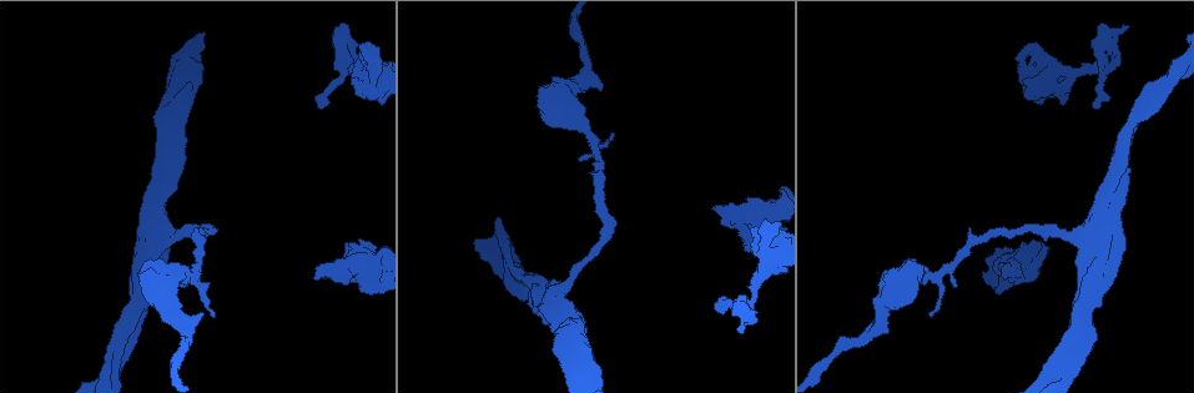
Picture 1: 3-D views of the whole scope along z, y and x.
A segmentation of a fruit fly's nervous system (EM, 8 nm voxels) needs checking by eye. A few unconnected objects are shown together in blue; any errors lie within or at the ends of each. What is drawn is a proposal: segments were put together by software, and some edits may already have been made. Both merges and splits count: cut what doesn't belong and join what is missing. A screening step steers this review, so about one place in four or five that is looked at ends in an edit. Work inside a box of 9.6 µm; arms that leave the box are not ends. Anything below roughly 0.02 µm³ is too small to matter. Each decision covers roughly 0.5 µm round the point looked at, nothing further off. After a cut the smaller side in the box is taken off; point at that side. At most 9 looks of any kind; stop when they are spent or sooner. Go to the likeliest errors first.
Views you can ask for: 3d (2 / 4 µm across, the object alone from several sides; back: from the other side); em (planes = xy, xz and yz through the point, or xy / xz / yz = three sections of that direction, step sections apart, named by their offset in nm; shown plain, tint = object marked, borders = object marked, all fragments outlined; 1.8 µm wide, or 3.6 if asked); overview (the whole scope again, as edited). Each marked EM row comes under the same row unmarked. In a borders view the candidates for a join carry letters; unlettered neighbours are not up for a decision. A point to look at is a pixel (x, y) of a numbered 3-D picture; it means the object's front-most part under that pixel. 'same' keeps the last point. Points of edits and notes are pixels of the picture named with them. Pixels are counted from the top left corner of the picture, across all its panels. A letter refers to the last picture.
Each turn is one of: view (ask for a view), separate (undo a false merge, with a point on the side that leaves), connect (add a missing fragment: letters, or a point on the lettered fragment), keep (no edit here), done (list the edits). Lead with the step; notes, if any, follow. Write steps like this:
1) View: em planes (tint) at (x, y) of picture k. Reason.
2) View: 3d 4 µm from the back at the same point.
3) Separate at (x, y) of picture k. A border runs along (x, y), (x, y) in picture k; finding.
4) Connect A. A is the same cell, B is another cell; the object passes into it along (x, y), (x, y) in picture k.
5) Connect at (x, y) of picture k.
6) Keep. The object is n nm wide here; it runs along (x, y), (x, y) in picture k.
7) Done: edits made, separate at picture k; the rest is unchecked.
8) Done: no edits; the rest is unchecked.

View: em xy step 8 (borders) at (1004, 280) of picture 1. Branch stops here.

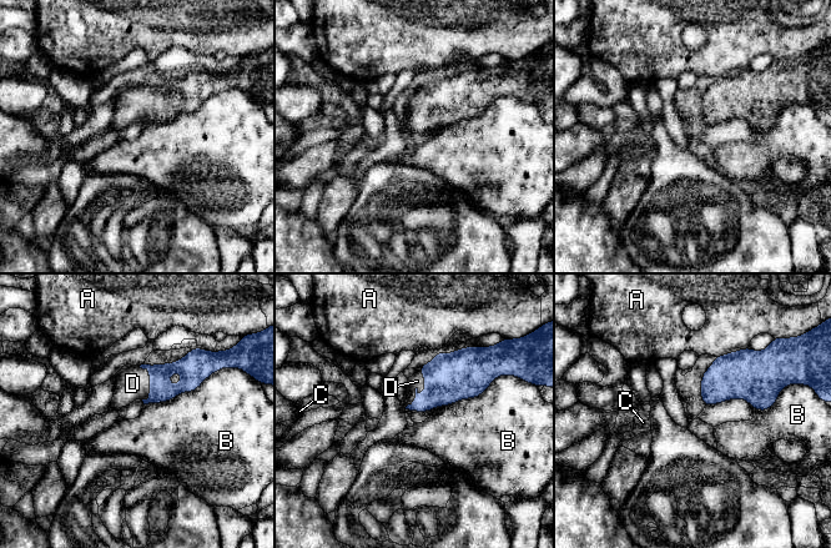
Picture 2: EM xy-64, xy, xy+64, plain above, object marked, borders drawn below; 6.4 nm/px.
View: em planes (borders) at the same point.

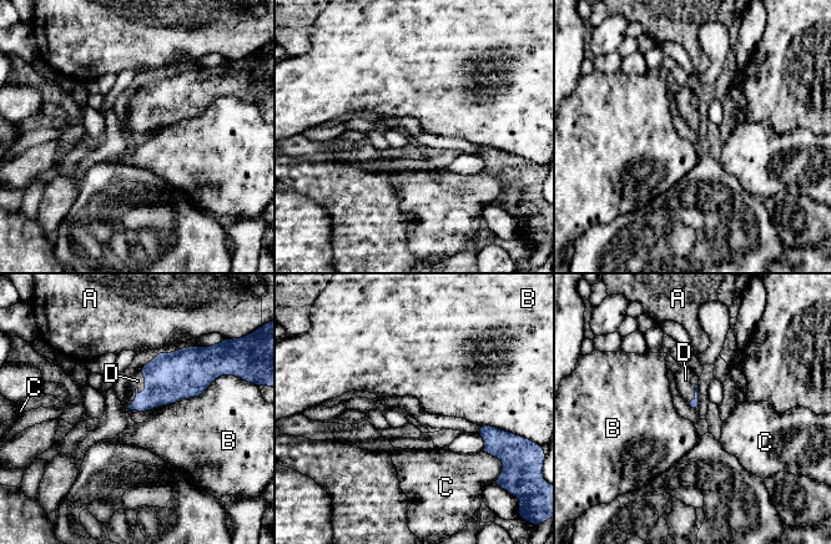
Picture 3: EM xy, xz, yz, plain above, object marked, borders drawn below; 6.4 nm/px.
Connect D. The longest contact is with B, 360 nm; D is the same cell, A, B and C are other cells; it goes on there.

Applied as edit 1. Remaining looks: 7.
View: em 3.6 µm planes (tint) at (550, 301) of picture 1. Sudden change in width.

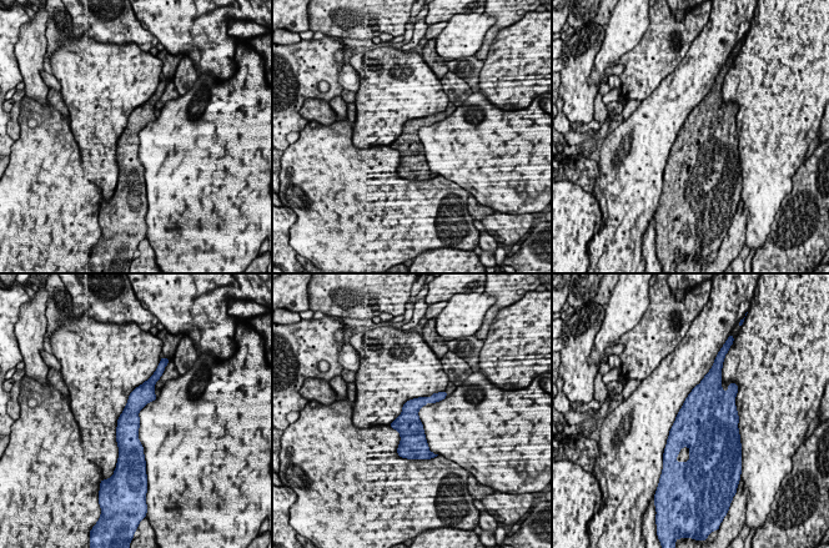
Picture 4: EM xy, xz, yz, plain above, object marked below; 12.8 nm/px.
View: em 3.6 µm planes (borders) at the same point. See the neighbours.

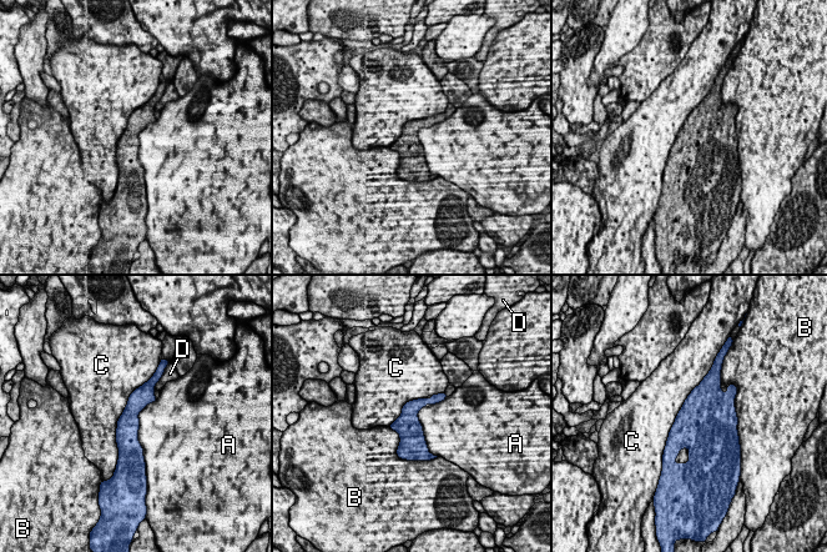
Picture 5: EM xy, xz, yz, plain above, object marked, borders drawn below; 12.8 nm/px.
Keep. The object is 280 nm wide here; the longest contact is with C, 1100 nm; A, B, C and D are other cells; all the same neuron.

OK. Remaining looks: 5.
View: em yz step 4 (borders) at (319, 108) of picture 1. An open end.

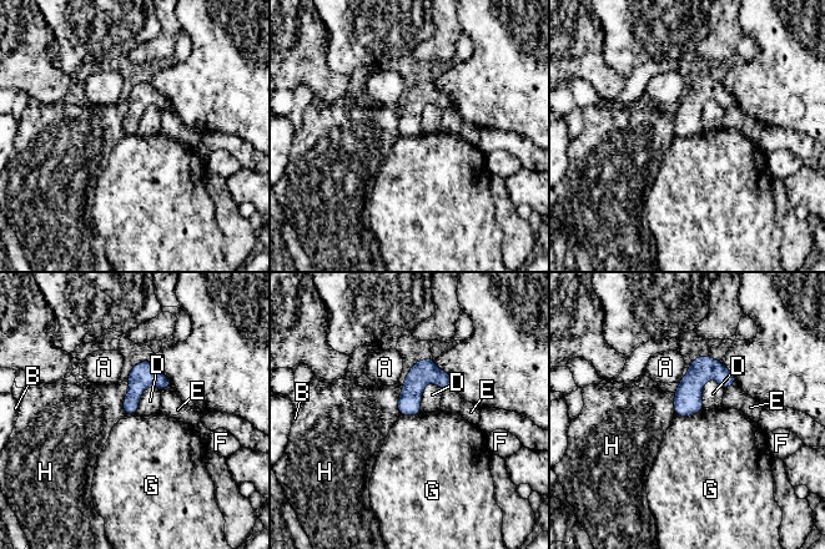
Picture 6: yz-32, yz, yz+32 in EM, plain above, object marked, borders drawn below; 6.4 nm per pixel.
View: em planes (borders) at the same point.

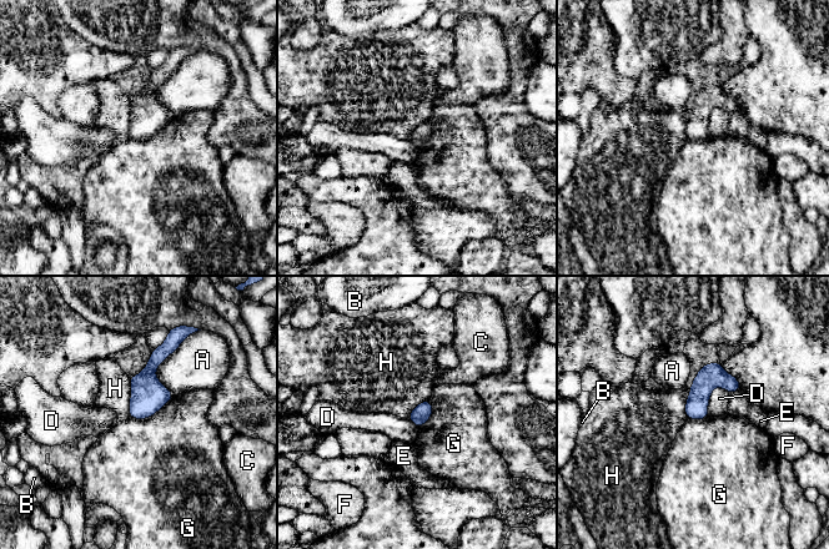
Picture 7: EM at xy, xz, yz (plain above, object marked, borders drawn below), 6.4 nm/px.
Keep. A, B, C, D, E, F, G and H are other cells; a border runs along (174, 396), (145, 418), (130, 417) in picture 7; none of them fits.

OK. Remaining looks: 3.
View: em planes (tint) at (180, 122) of picture 1. Side arm on a straight run.

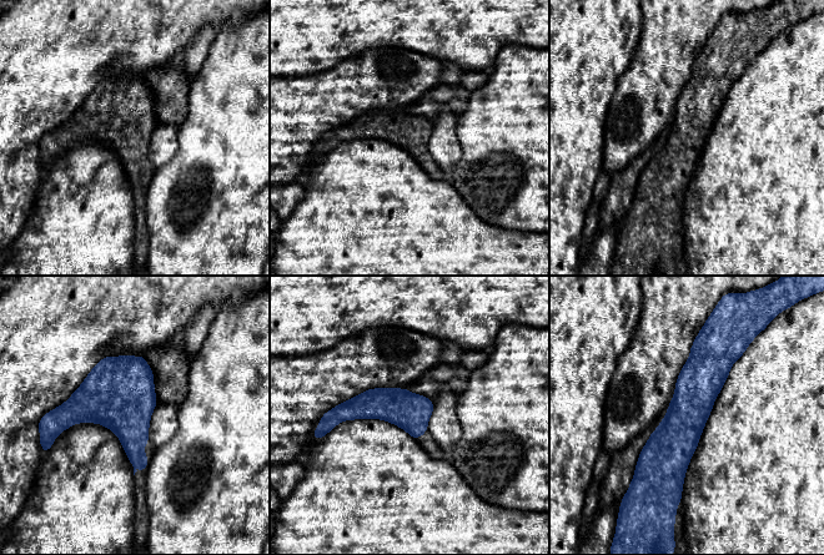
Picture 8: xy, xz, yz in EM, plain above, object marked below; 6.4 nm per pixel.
View: em planes (borders) at the same point. See the neighbours.

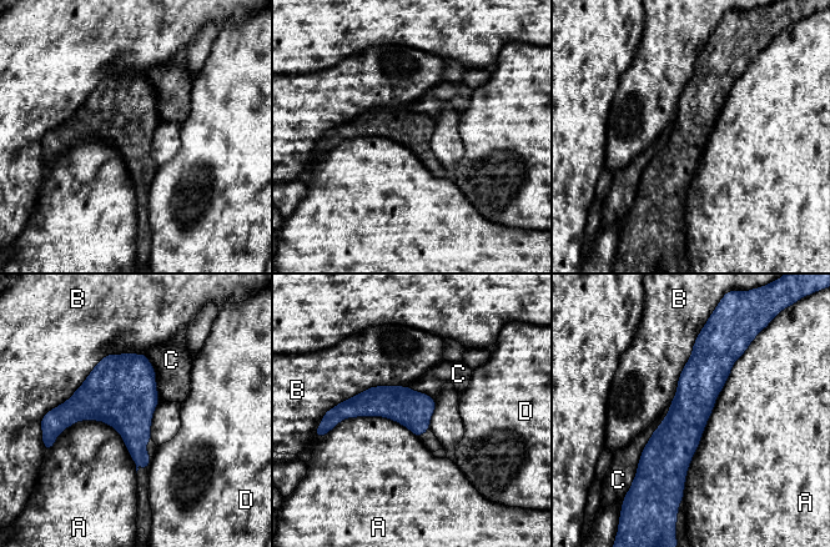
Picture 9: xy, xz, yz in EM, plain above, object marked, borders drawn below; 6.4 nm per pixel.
Keep. The object is 240 nm wide here; A, B, C and D are other cells; a border runs along (748, 347), (717, 399), (682, 498) in picture 9; continuous, no second neuron.

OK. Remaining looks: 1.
Done: edits made, connect at picture 3; the rest is unchecked.

